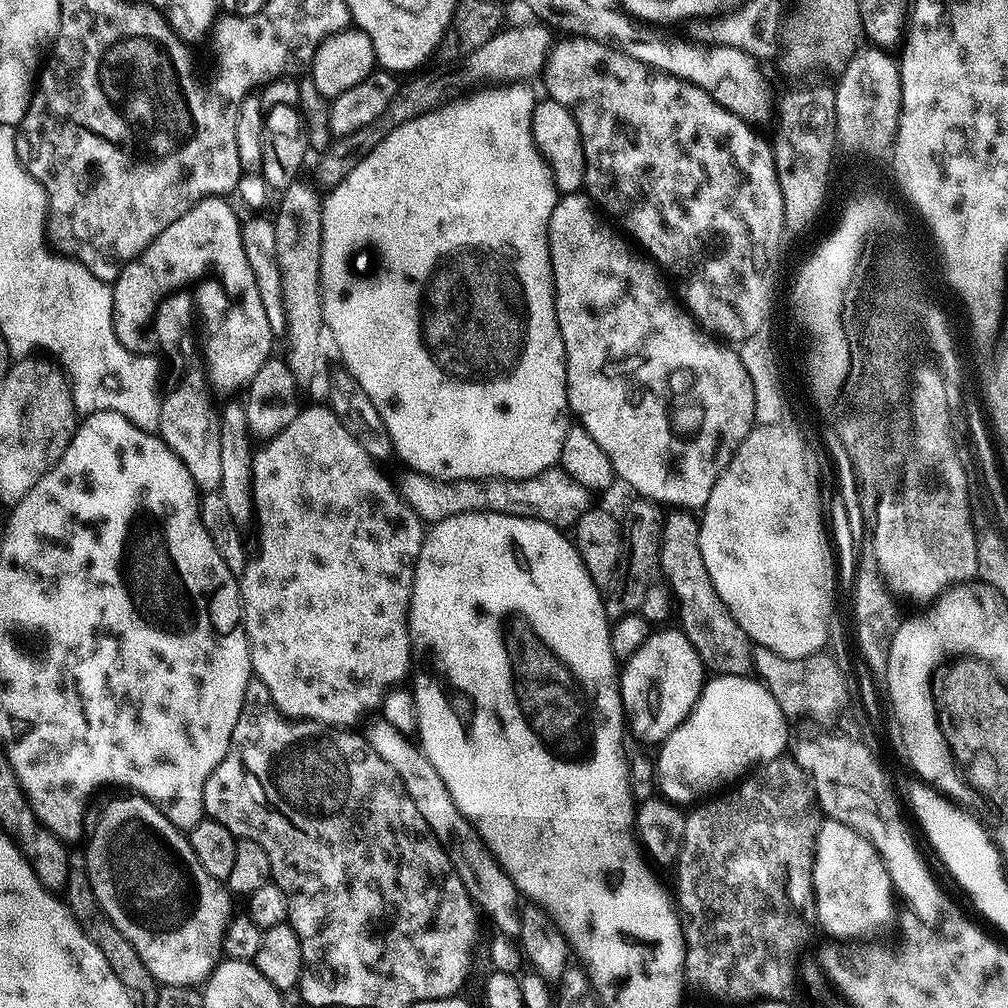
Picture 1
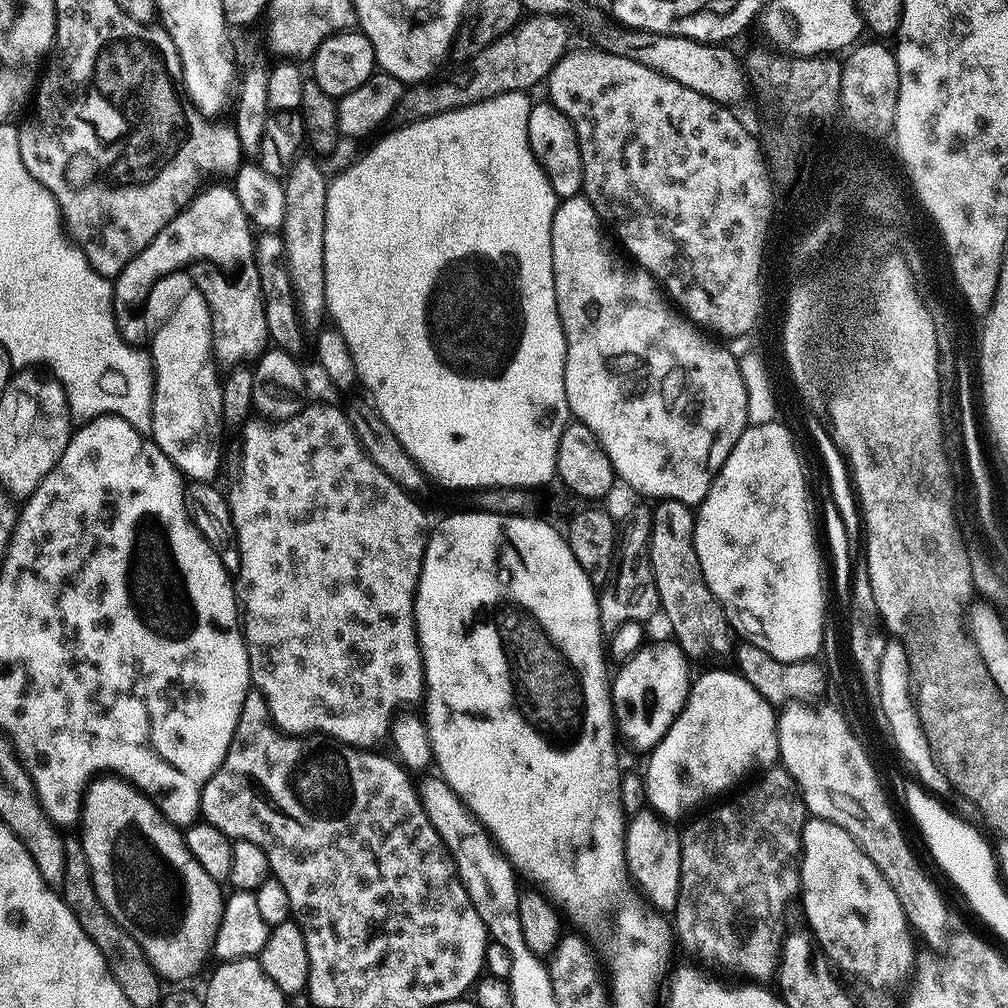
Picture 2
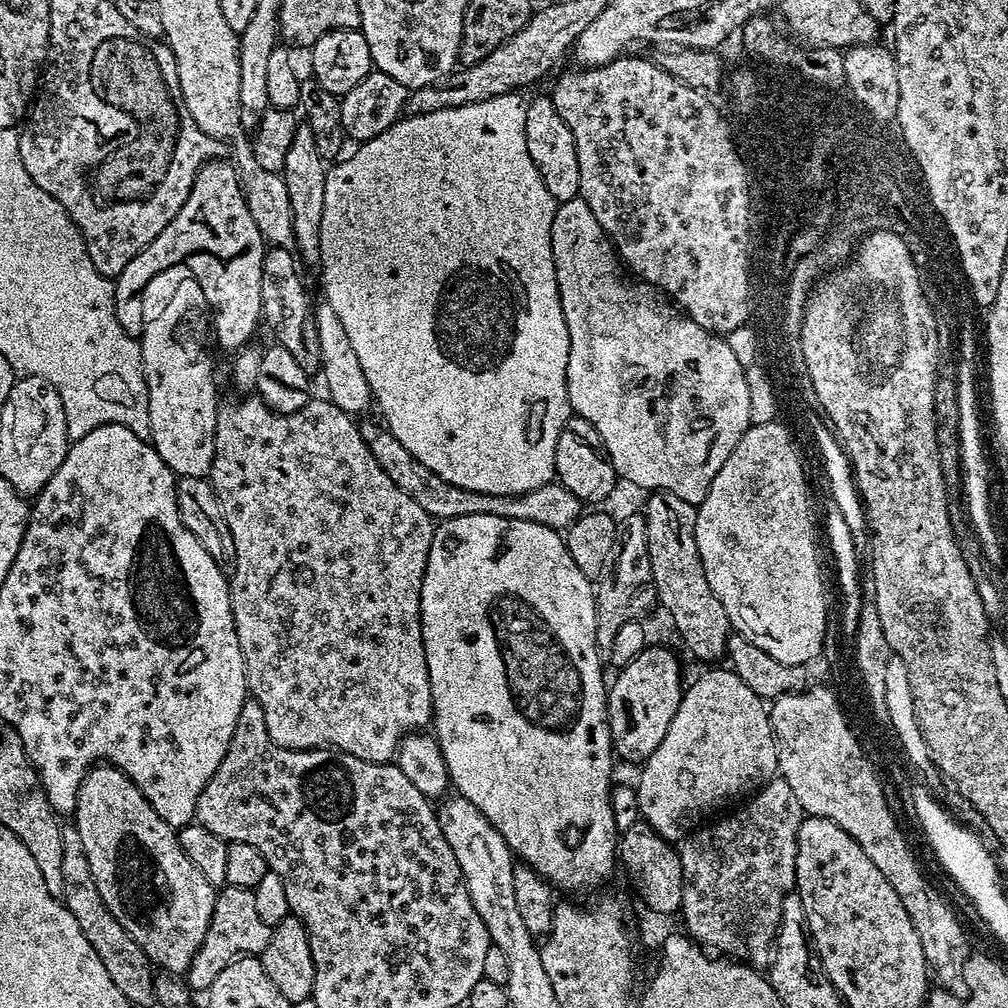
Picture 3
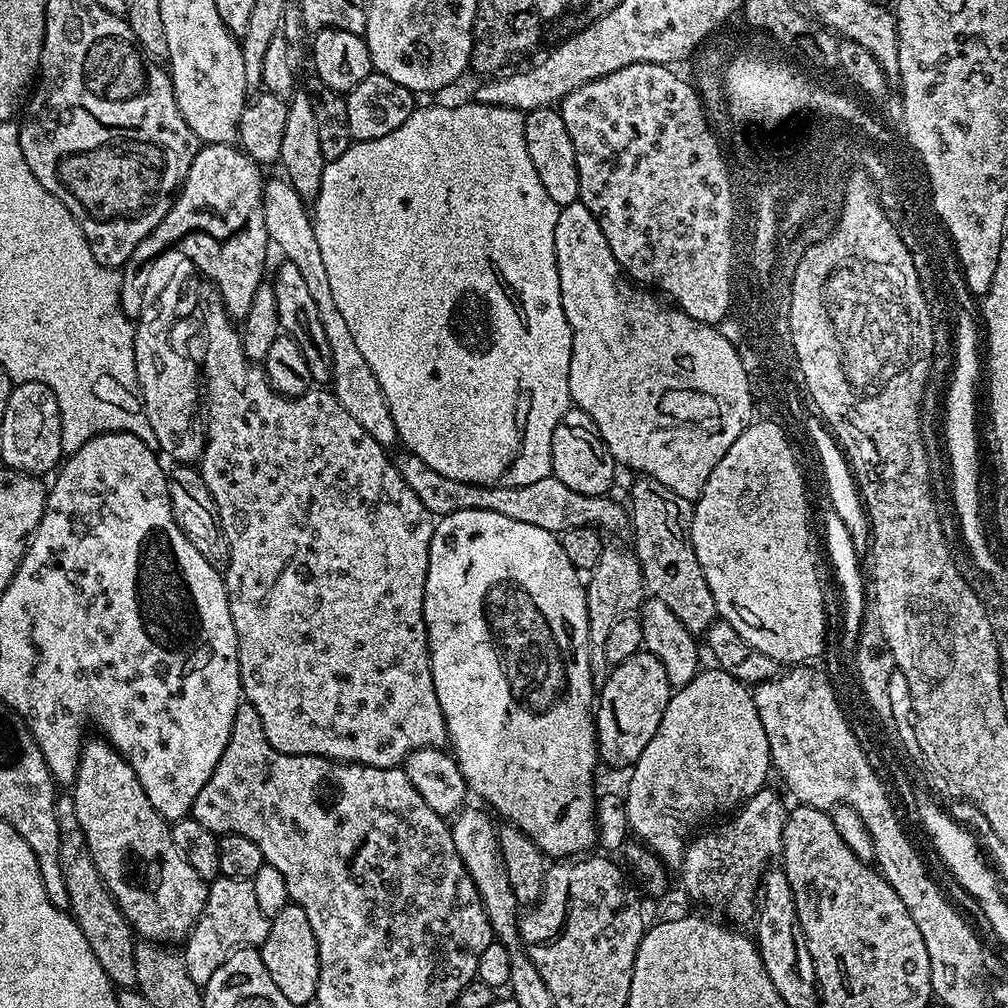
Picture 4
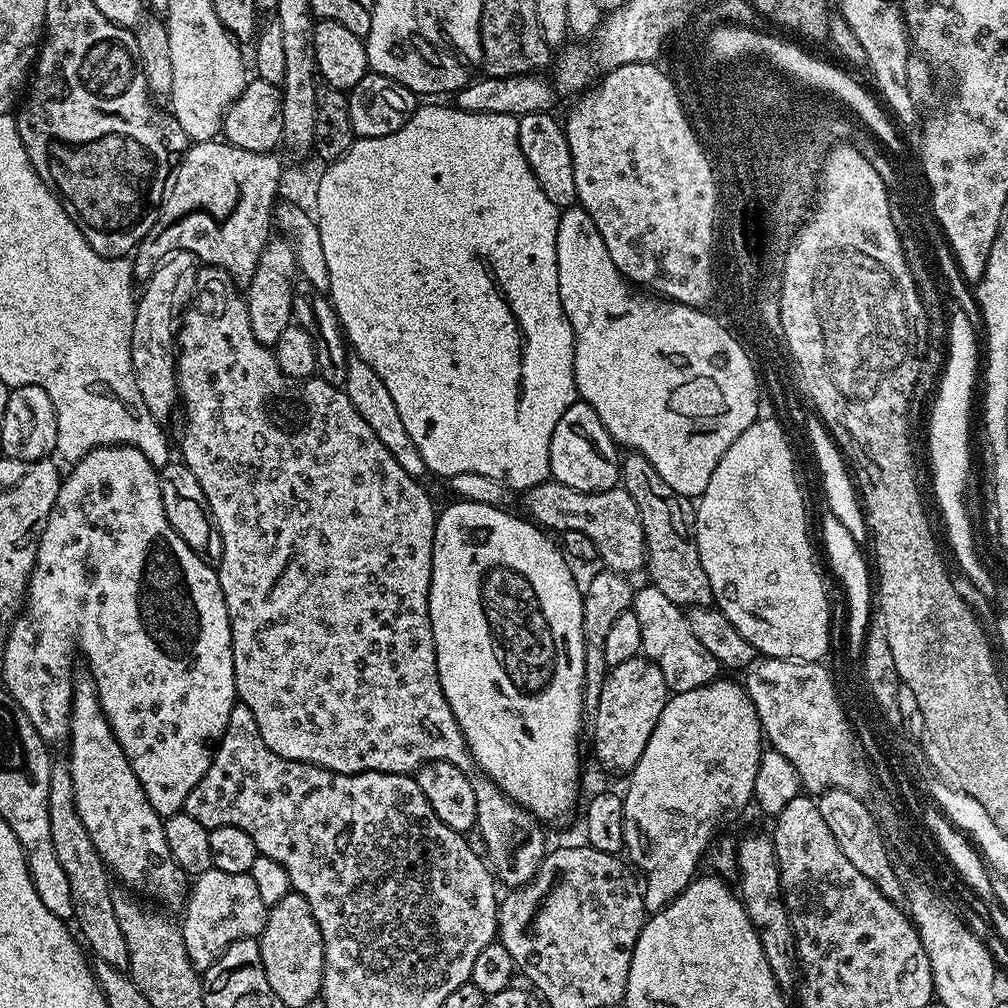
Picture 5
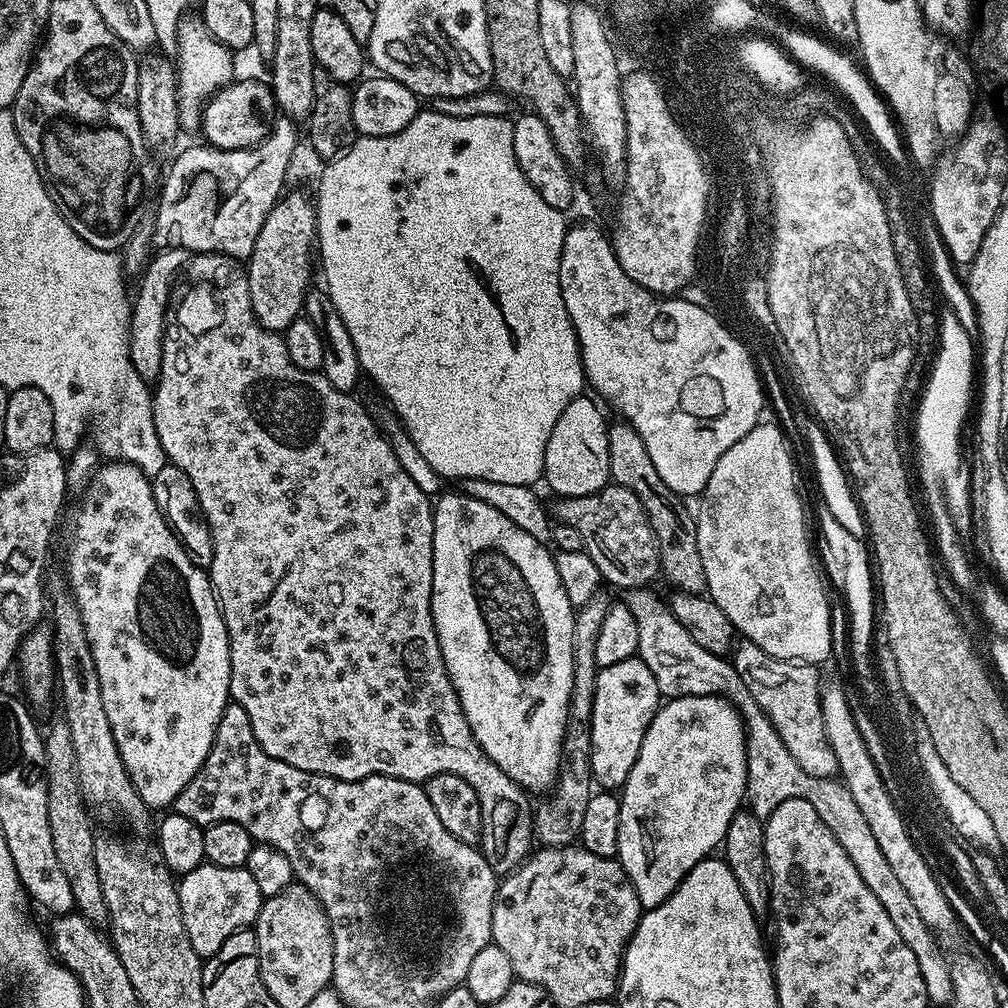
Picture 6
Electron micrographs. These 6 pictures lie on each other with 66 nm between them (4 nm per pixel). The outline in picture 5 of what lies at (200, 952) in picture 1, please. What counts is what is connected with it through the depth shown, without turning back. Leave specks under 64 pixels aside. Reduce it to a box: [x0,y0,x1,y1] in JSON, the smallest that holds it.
[66,666,190,909]

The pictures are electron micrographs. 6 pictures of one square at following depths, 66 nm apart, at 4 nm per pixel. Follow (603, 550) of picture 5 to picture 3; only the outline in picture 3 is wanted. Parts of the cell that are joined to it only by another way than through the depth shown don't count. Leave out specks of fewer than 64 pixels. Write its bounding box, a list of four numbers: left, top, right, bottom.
[359,418,582,530]

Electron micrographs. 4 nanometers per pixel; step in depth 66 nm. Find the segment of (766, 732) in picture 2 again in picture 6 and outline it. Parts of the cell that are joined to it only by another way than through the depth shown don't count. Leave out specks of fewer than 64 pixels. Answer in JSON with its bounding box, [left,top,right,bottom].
[616,696,748,910]

